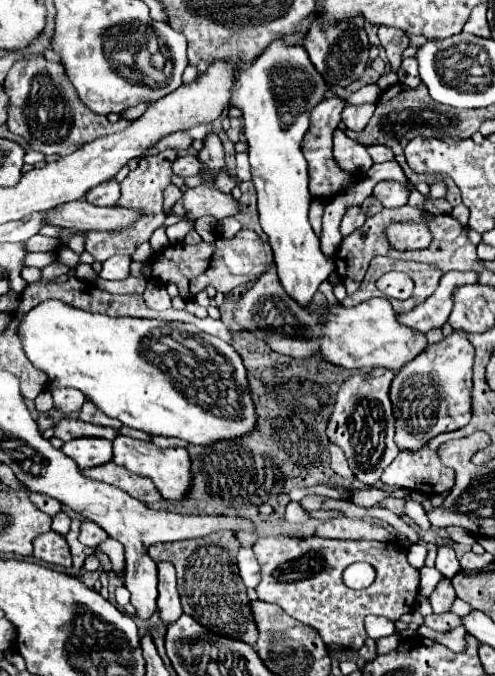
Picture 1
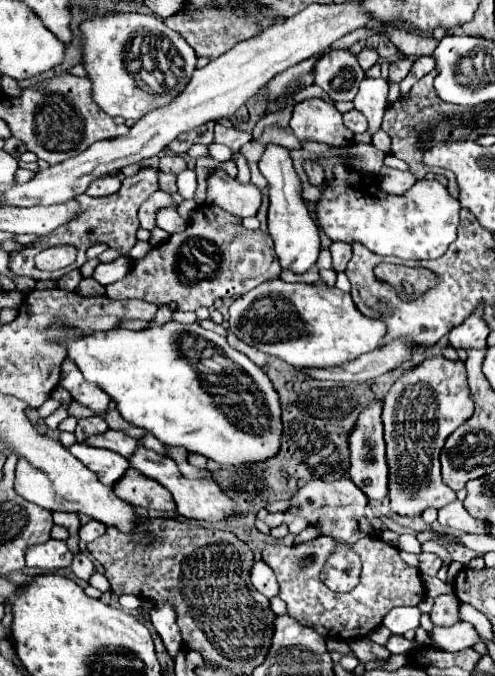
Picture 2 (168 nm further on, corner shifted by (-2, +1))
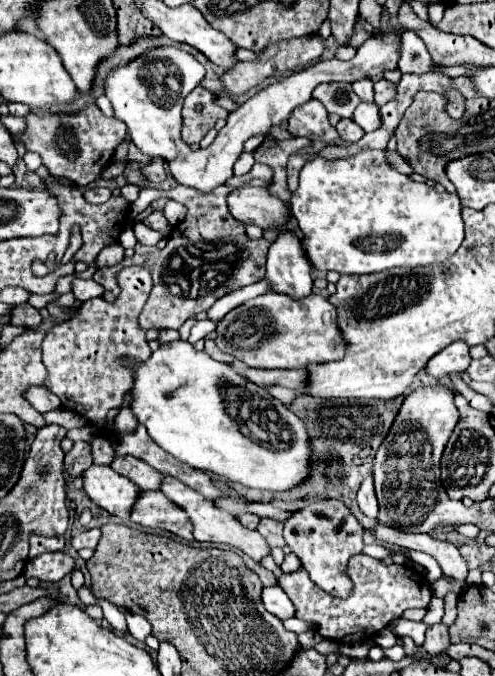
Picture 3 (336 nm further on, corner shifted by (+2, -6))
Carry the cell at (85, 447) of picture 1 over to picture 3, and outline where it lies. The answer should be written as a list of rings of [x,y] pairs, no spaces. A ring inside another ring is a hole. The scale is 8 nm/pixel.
[[[97,464],[83,472],[83,486],[95,506],[123,520],[129,520],[133,504],[141,494],[131,480],[123,480],[123,476],[113,472],[109,466]]]

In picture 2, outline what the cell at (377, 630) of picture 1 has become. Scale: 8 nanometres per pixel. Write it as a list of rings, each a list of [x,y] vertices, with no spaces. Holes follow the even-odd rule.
[[[395,607],[383,617],[381,625],[385,625],[395,635],[403,635],[409,629],[419,627],[419,617],[421,611],[417,607]]]

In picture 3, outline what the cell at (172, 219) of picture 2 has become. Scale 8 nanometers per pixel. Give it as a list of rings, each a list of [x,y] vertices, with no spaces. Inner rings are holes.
[[[151,212],[145,220],[143,220],[143,224],[145,226],[149,226],[149,228],[153,228],[153,230],[159,230],[159,232],[165,232],[165,234],[169,234],[169,230],[171,230],[171,226],[167,224],[167,220],[165,220],[165,216],[163,216],[163,212]]]

